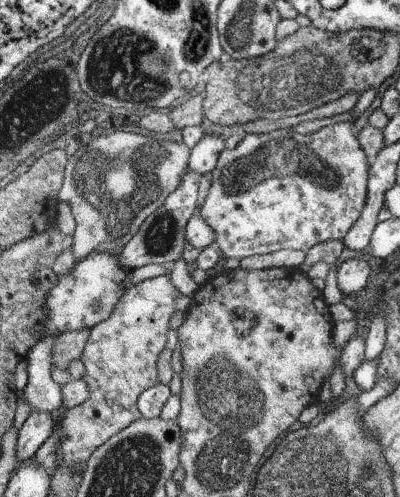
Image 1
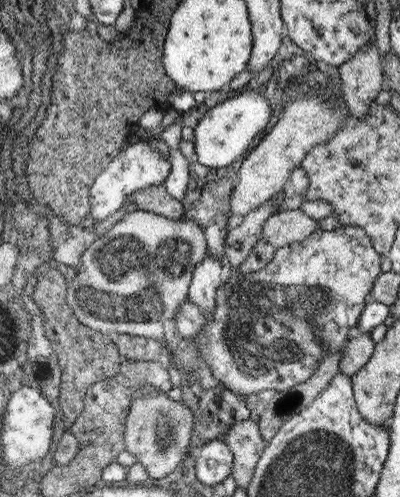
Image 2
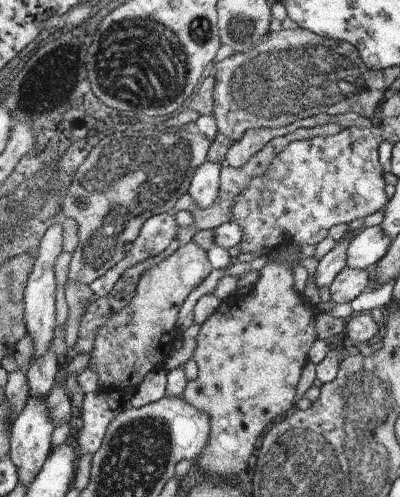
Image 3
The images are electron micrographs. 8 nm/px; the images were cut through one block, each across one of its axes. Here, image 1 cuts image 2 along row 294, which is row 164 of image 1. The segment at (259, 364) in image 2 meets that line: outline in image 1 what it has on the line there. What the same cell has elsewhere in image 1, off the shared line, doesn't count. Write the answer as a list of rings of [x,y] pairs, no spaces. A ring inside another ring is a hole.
[[[367,88],[353,106],[353,118],[335,126],[321,128],[319,132],[305,136],[291,130],[273,130],[269,134],[247,134],[235,148],[227,148],[219,154],[215,168],[209,172],[209,190],[203,202],[197,204],[197,216],[203,218],[215,232],[215,244],[223,260],[227,258],[251,258],[267,256],[279,250],[307,252],[321,242],[341,242],[347,232],[359,220],[367,202],[369,162],[367,154],[355,136],[351,124],[371,106],[377,88]]]

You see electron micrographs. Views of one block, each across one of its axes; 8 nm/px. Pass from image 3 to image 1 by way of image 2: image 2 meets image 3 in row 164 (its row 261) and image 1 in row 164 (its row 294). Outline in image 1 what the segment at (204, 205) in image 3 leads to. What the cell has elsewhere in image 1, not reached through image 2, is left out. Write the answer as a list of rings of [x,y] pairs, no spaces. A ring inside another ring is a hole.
[[[203,136],[189,152],[189,170],[197,172],[201,178],[209,176],[209,172],[215,168],[219,154],[225,150],[223,146],[225,138],[221,136]]]

